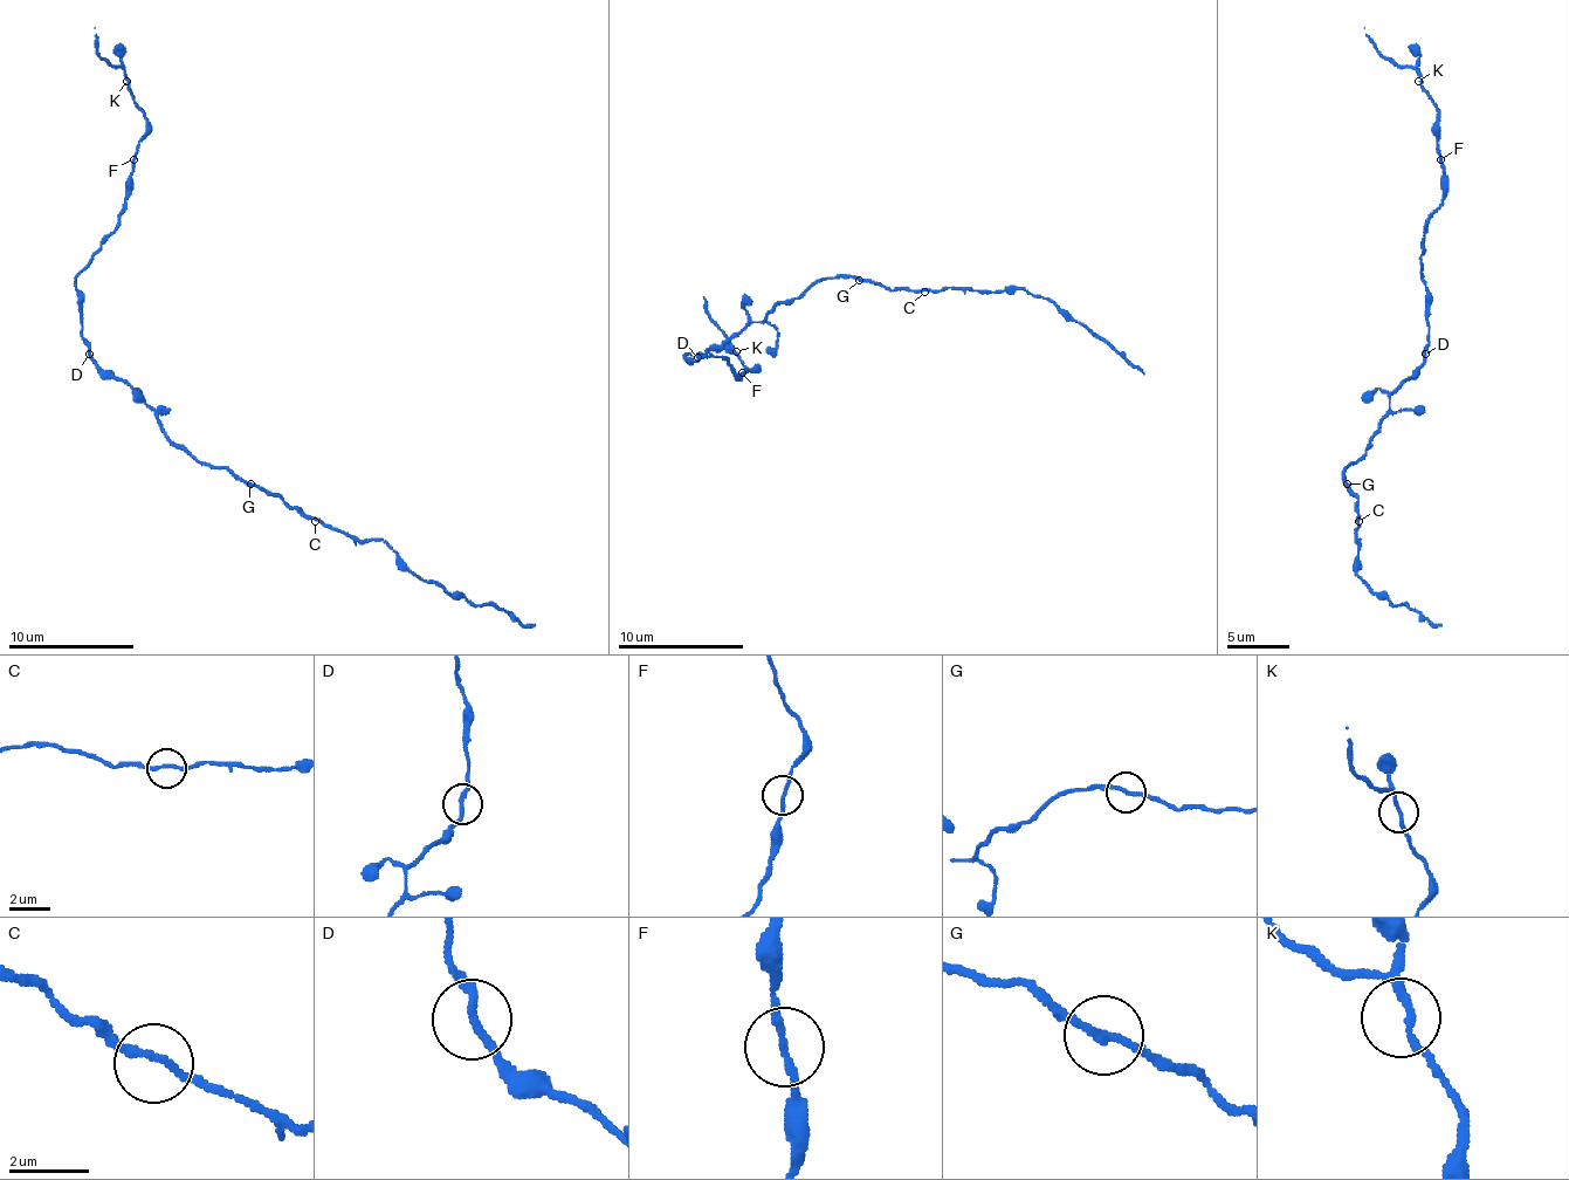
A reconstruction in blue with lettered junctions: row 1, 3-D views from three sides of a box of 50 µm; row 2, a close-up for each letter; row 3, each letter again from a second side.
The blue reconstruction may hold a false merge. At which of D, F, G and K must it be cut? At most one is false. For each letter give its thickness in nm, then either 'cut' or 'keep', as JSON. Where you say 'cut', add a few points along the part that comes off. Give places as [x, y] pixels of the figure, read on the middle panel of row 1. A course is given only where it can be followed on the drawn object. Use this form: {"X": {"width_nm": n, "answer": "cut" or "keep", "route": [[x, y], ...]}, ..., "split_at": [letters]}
{"D": {"width_nm": 190, "answer": "keep"}, "F": {"width_nm": 170, "answer": "keep"}, "G": {"width_nm": 190, "answer": "keep"}, "K": {"width_nm": 170, "answer": "keep"}, "split_at": []}

